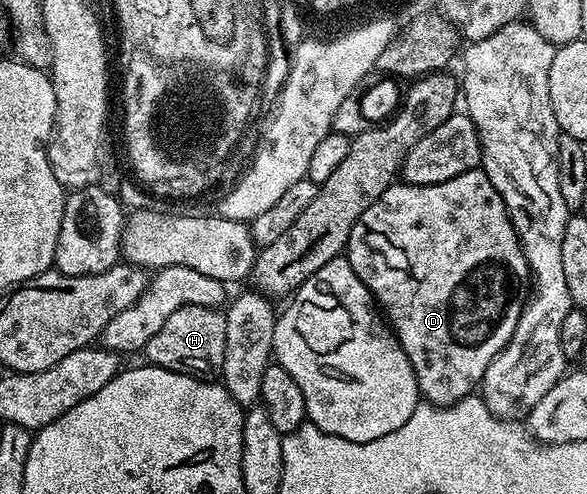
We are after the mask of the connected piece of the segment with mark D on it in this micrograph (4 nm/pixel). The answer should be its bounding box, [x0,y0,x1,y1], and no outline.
[347,170,531,407]

